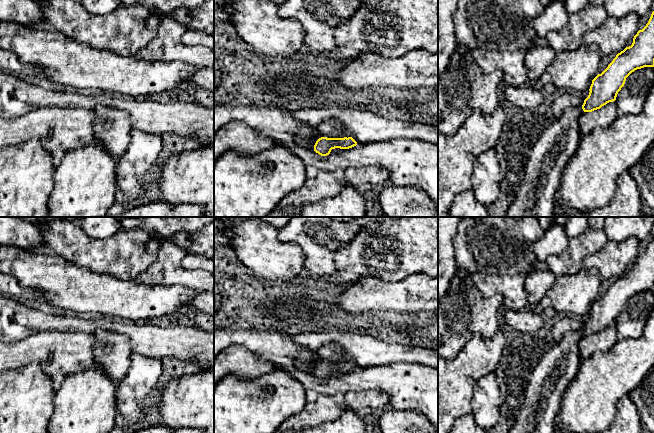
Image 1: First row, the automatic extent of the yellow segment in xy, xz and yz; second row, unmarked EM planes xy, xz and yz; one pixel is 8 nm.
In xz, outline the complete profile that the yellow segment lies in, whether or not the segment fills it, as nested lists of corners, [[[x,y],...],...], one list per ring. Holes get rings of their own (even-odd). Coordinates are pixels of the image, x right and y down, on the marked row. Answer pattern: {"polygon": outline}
{"polygon": [[[323,121],[317,127],[321,137],[314,145],[314,151],[321,156],[327,156],[332,149],[349,149],[357,145],[350,132],[339,122]]]}

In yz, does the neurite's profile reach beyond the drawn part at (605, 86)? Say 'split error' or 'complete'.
split error

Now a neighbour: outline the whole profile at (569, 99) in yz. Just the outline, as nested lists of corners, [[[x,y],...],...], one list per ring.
[[[567,91],[561,96],[554,98],[552,103],[552,112],[555,118],[559,118],[566,109],[582,106],[584,100],[579,94]]]

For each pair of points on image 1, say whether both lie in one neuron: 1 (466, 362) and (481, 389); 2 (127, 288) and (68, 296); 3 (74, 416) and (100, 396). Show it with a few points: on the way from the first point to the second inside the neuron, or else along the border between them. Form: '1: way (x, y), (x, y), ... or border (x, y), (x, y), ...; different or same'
1: border (493, 371), (476, 381), (471, 404); different
2: way (112, 293), (83, 293); same
3: way (80, 411), (94, 397); same

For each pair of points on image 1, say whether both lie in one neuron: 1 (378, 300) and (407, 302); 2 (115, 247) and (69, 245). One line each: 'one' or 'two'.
1: one
2: one

